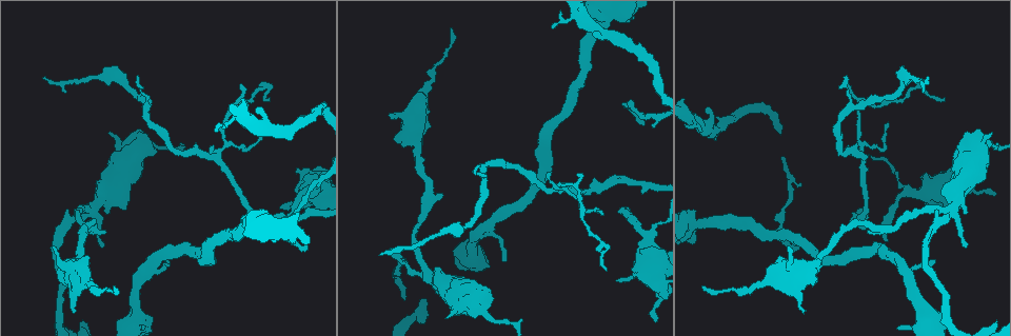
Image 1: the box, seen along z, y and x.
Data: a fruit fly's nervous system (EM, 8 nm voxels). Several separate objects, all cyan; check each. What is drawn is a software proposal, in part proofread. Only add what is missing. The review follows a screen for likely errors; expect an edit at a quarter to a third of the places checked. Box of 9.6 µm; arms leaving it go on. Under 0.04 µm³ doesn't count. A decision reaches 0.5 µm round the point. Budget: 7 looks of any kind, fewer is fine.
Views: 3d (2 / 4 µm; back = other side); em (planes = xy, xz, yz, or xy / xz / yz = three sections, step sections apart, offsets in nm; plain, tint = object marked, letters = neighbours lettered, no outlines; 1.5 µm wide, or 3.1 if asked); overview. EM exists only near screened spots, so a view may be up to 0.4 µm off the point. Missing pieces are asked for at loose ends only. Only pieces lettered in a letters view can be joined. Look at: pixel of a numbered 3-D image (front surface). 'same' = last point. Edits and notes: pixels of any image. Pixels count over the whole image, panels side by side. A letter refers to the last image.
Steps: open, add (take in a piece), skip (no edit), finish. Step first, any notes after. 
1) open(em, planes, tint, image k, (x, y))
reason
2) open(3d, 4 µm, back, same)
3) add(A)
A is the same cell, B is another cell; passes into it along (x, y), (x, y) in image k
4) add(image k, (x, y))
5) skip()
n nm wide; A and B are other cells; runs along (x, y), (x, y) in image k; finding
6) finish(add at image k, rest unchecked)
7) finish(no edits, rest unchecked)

open(3d, 4 µm, image 1, (504, 260))
an open end

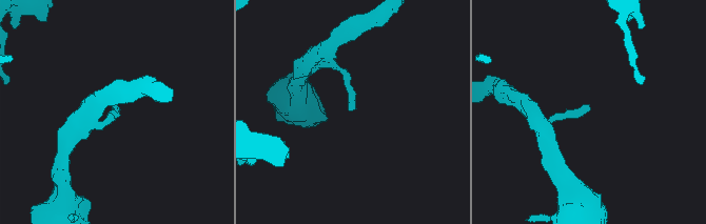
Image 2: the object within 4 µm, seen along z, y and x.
open(em, yz, step 4, tint, image 2, (350, 108))

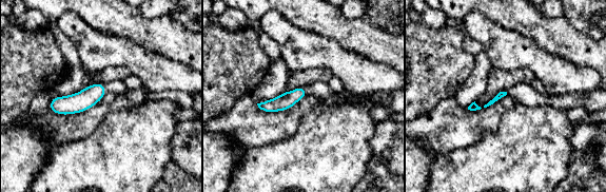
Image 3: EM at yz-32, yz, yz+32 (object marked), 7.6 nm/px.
open(em, planes, letters, same)

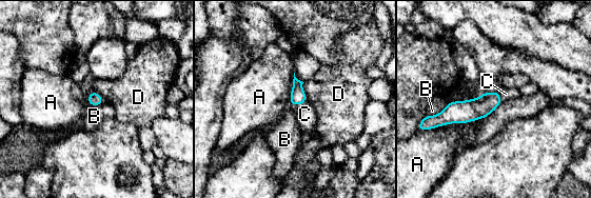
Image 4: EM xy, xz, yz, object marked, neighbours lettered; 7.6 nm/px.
add(C)
C is the same cell, A, B and D are other cells; the neuron continues

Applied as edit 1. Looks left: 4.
open(3d, 4 µm, image 1, (885, 240))
an open end

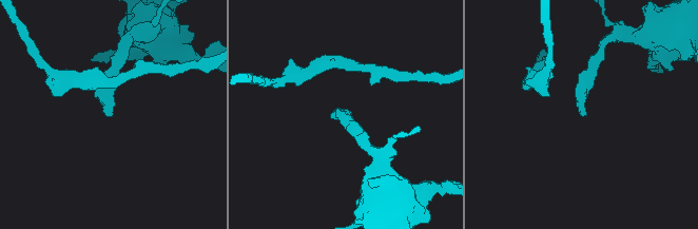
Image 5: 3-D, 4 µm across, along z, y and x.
open(em, xy, step 4, tint, image 5, (582, 116))
shape alone is not enough

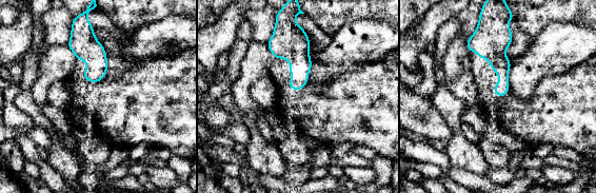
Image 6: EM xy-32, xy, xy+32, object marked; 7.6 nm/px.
open(em, planes, letters, same)
another direction

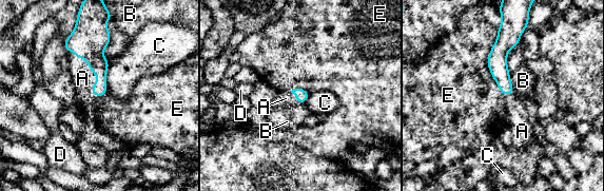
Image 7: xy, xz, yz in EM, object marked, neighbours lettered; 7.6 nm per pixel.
add(A)
A is the same cell, B, C, D and E are other cells; the neuron continues

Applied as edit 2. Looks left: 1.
finish(add at image 4, add at image 7, rest unchecked)

